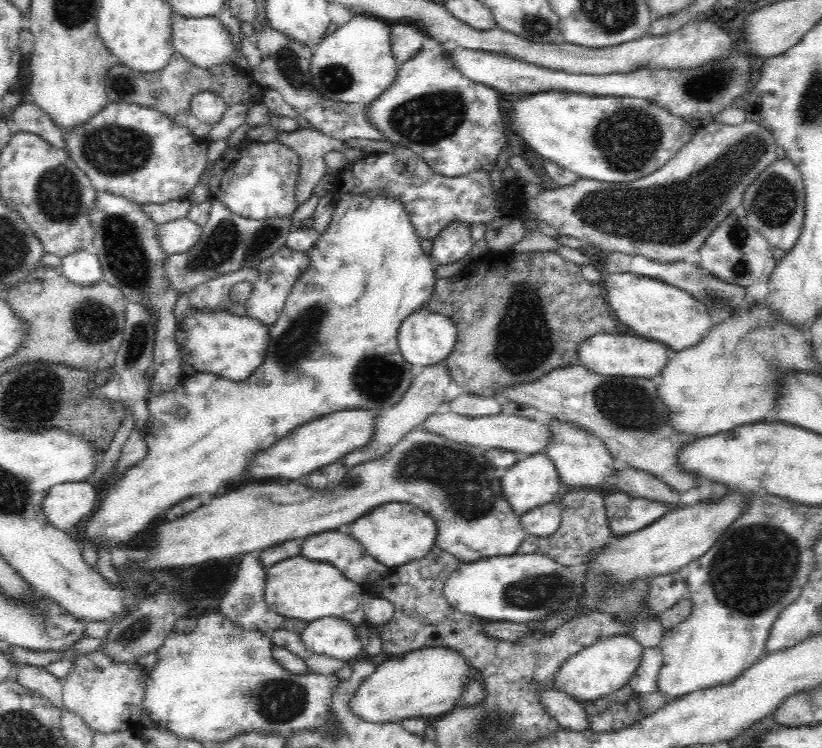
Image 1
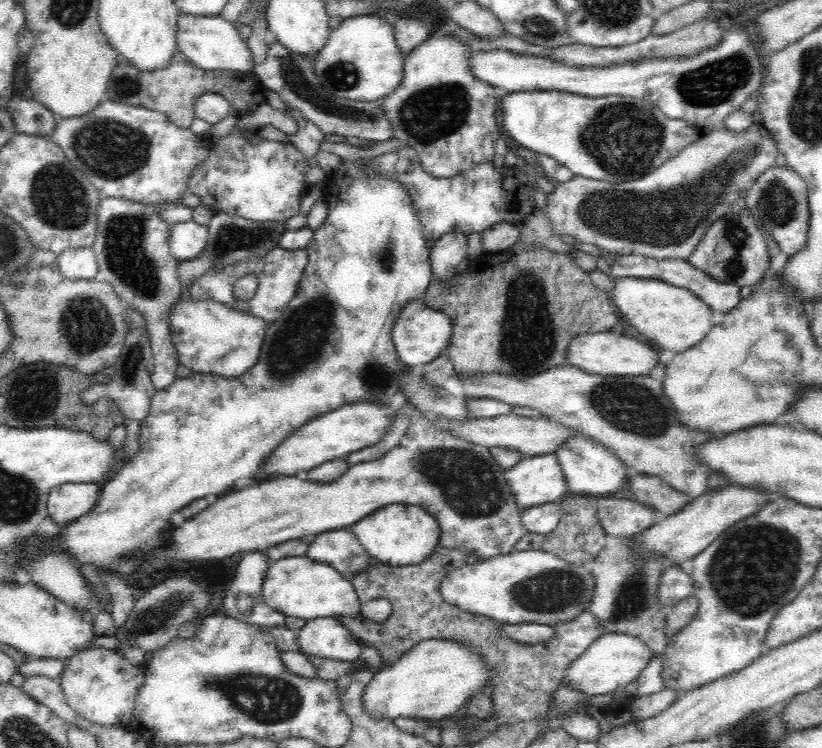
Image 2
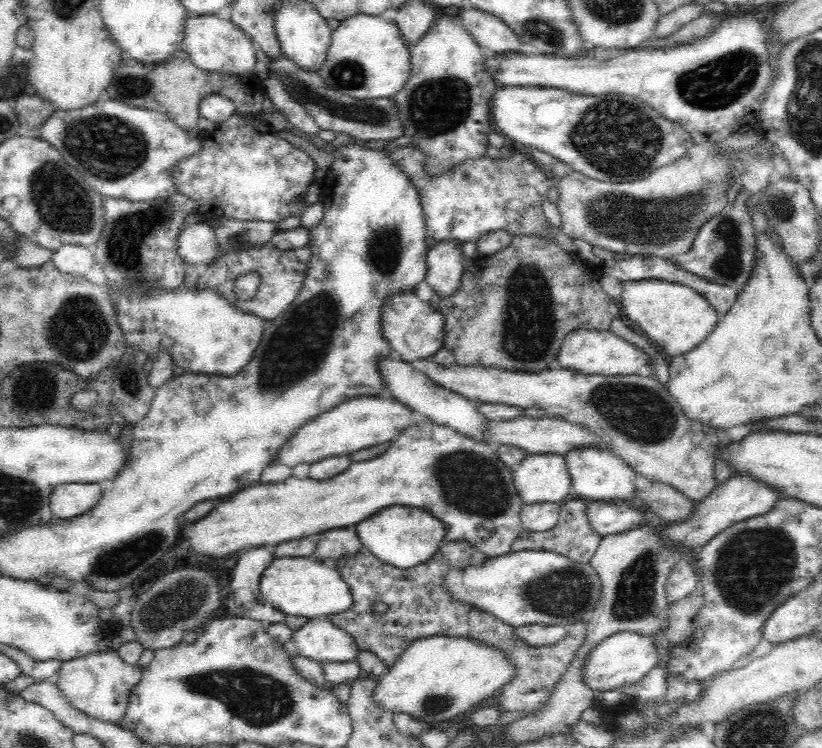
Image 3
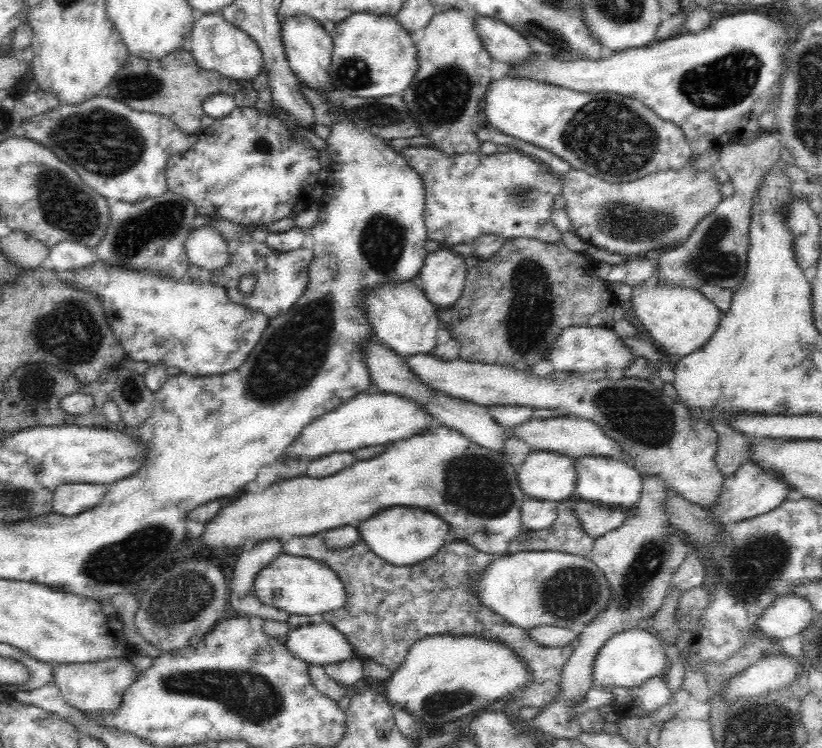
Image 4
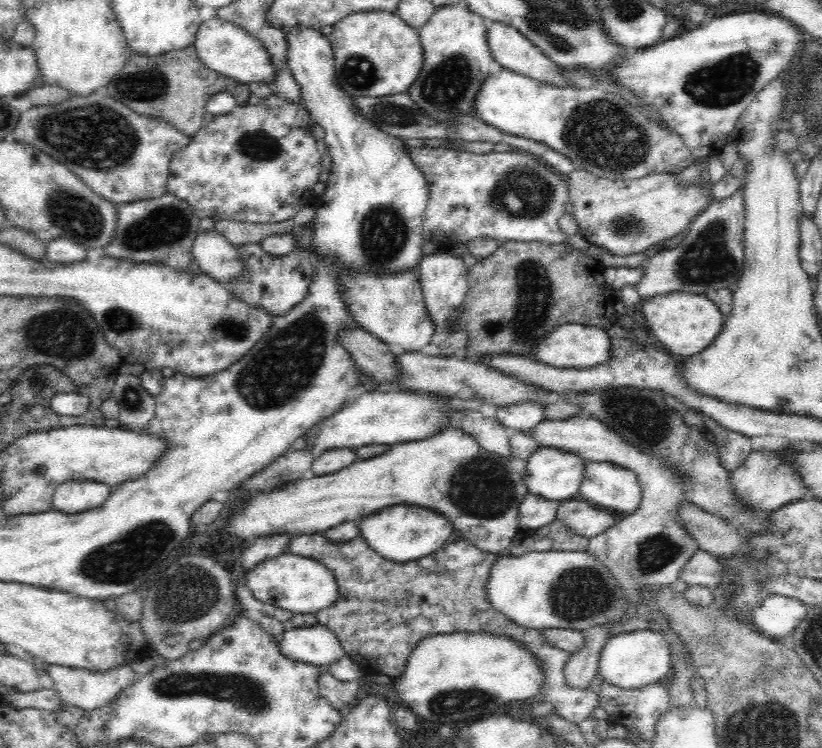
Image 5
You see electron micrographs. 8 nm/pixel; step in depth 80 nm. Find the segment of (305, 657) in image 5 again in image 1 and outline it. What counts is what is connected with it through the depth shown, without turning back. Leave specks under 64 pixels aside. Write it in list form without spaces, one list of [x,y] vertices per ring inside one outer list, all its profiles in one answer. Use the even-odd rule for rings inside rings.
[[[326,617],[309,622],[300,635],[304,646],[316,654],[345,662],[362,654],[360,634],[341,618]]]

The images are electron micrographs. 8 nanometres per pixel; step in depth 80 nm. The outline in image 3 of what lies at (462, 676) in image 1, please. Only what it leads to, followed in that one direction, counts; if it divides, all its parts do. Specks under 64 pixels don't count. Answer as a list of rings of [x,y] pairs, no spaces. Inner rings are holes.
[[[421,638],[374,682],[372,700],[377,708],[393,716],[408,714],[418,720],[440,722],[475,708],[487,698],[498,696],[512,676],[514,669],[502,651],[466,638]]]

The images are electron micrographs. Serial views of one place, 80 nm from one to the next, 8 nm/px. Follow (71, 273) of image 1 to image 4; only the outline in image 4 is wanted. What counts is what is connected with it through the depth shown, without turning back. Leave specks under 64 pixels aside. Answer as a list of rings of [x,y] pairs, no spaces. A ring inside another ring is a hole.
[[[60,242],[58,246],[54,249],[50,250],[50,255],[44,263],[41,264],[42,267],[46,266],[50,270],[55,270],[58,273],[67,274],[70,271],[77,271],[80,269],[88,268],[93,262],[95,262],[95,257],[93,256],[93,252],[88,249],[86,246],[82,244],[74,243],[74,242]]]

